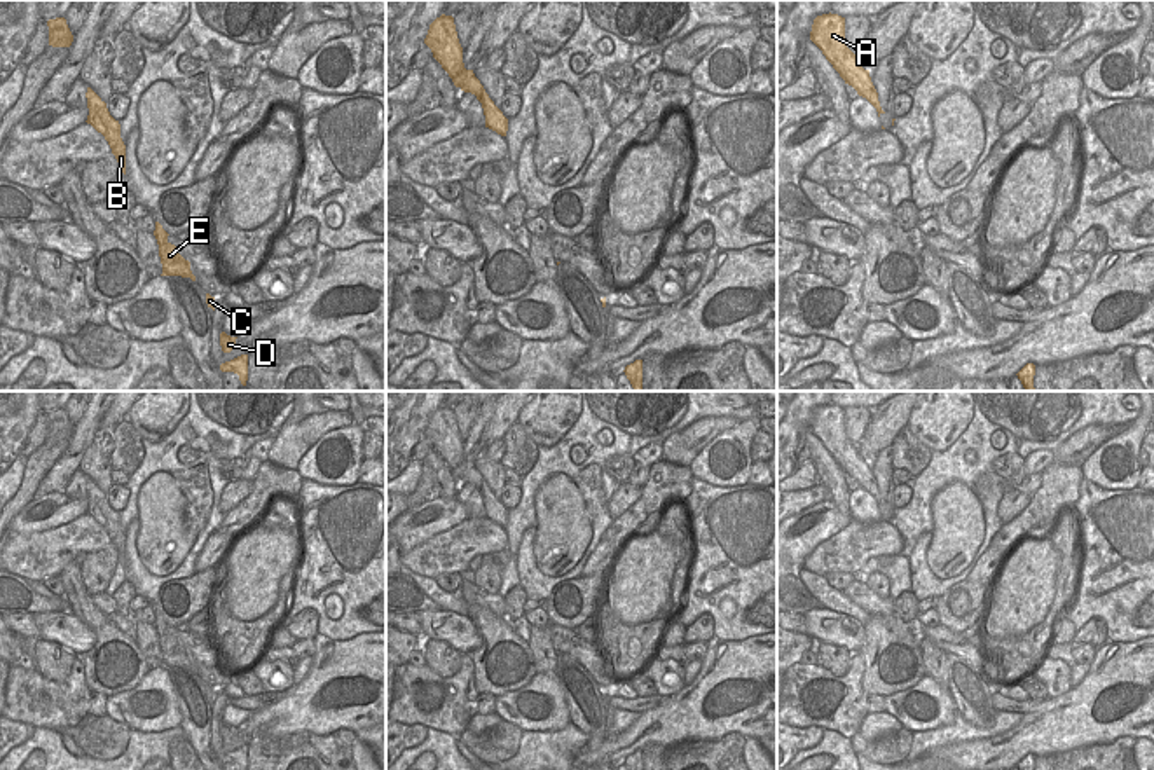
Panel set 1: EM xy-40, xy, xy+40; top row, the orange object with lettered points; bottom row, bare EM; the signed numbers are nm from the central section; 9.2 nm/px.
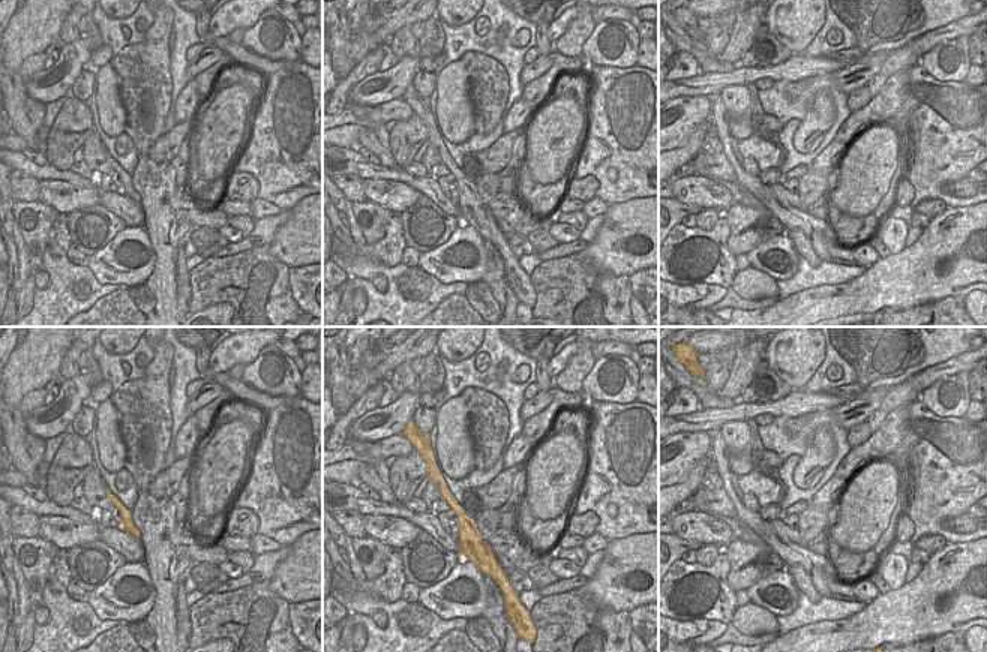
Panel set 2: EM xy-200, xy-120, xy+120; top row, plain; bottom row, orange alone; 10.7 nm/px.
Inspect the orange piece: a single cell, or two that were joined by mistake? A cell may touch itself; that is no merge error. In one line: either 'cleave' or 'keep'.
keep

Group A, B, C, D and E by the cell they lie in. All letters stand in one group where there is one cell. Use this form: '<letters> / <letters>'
A B C D E

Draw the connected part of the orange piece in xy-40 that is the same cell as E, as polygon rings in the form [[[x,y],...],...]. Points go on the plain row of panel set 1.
[[[155,613],[155,622],[154,627],[159,636],[159,648],[162,655],[162,665],[161,667],[182,667],[182,669],[190,669],[196,672],[196,667],[190,662],[190,653],[185,651],[175,636],[168,632],[168,623],[162,620],[159,613]]]

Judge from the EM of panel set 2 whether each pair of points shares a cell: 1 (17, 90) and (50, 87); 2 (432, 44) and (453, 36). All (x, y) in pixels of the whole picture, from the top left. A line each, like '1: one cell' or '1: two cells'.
1: two cells
2: two cells

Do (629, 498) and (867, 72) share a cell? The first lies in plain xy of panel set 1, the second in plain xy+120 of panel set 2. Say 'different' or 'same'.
different

